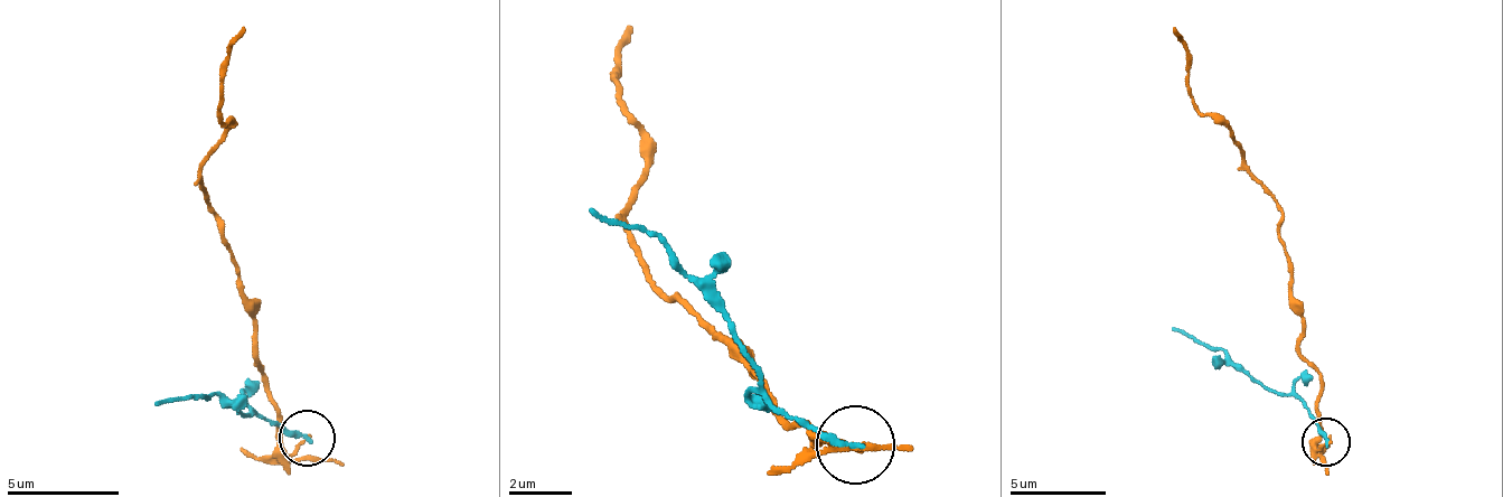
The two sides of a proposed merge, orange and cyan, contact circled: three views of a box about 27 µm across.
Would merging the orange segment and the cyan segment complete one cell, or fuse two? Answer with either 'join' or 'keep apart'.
keep apart

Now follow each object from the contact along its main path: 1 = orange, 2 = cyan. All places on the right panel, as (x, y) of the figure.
1: (1327, 441), (1315, 444), (1323, 381), (1302, 354), (1281, 215), (1233, 129), (1194, 100), (1173, 28)
2: (1327, 441), (1290, 394), (1277, 395), (1218, 348), (1171, 328)

